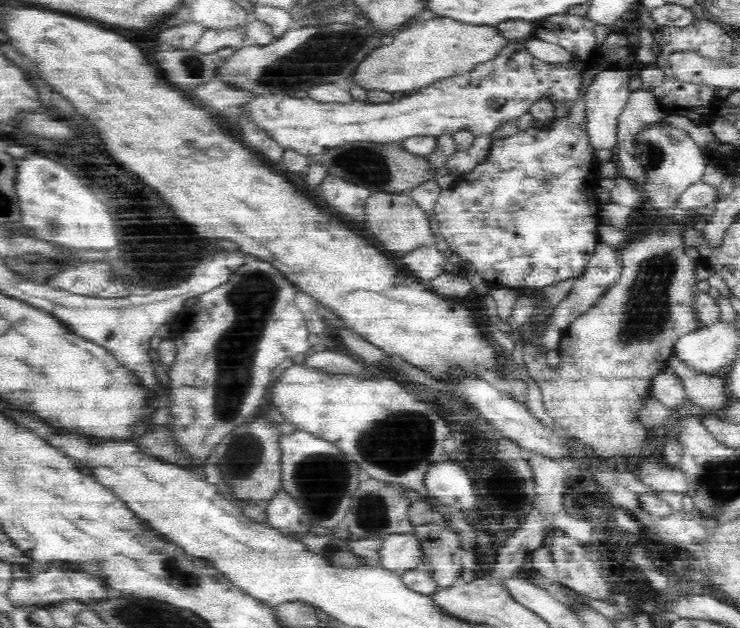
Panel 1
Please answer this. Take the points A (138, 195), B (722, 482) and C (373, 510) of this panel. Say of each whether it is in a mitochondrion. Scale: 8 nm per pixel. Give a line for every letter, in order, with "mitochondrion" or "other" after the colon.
A: other
B: mitochondrion
C: mitochondrion

